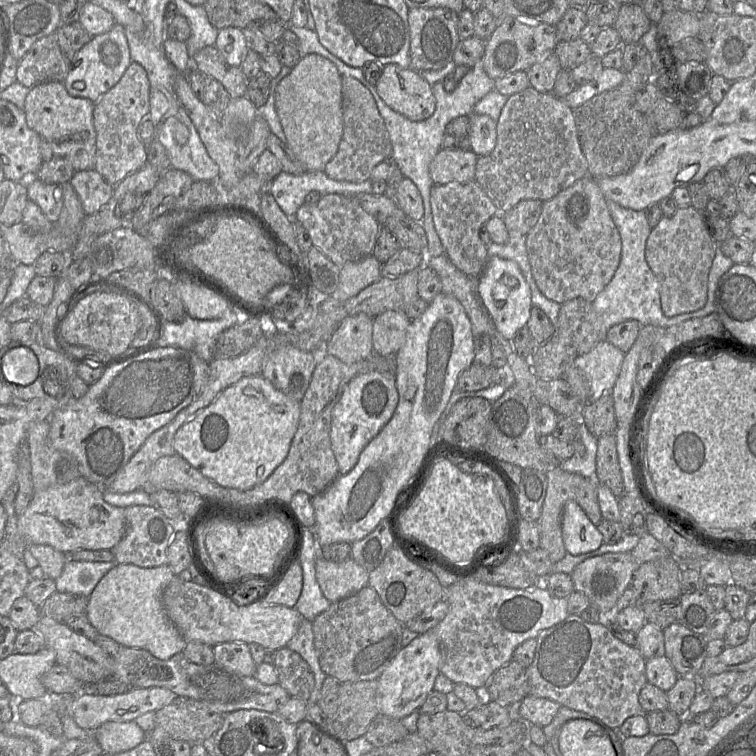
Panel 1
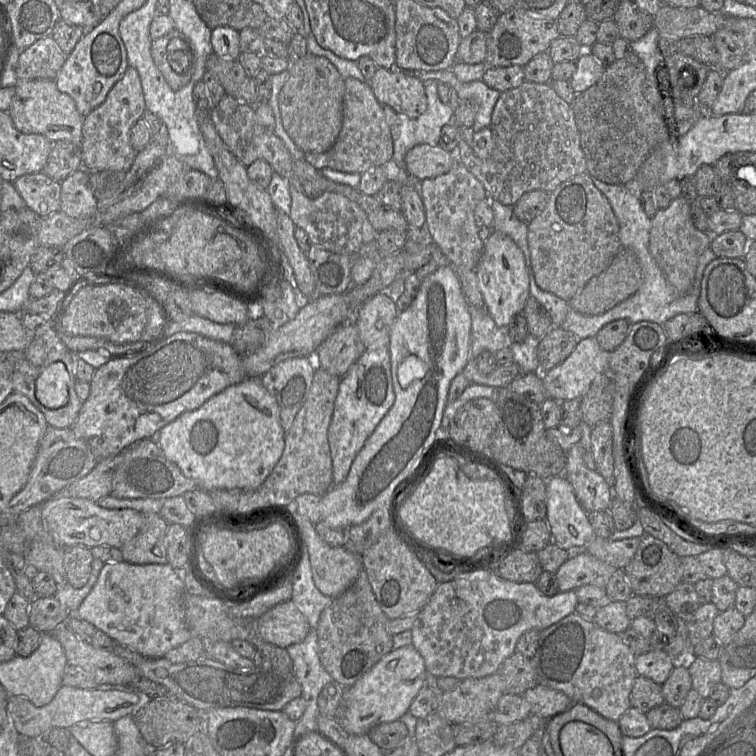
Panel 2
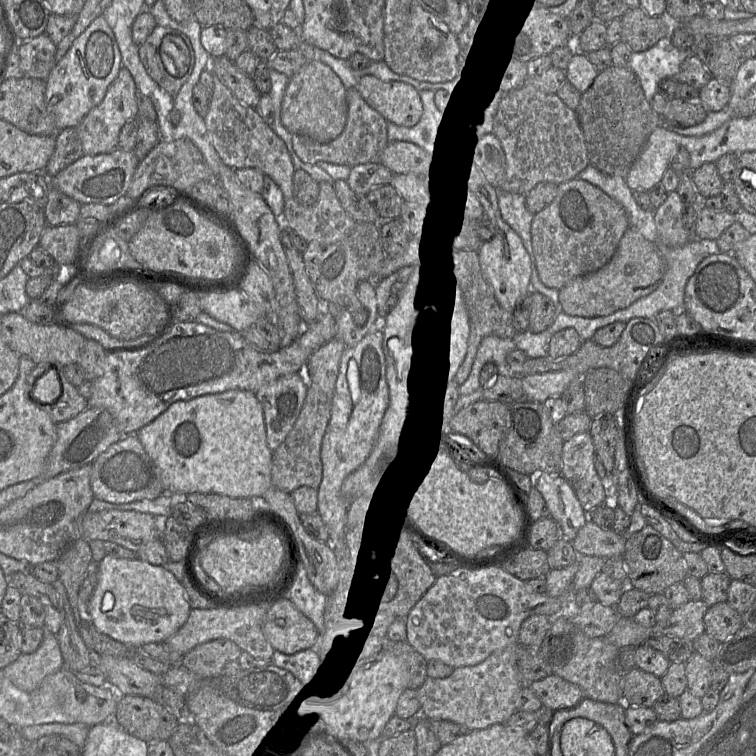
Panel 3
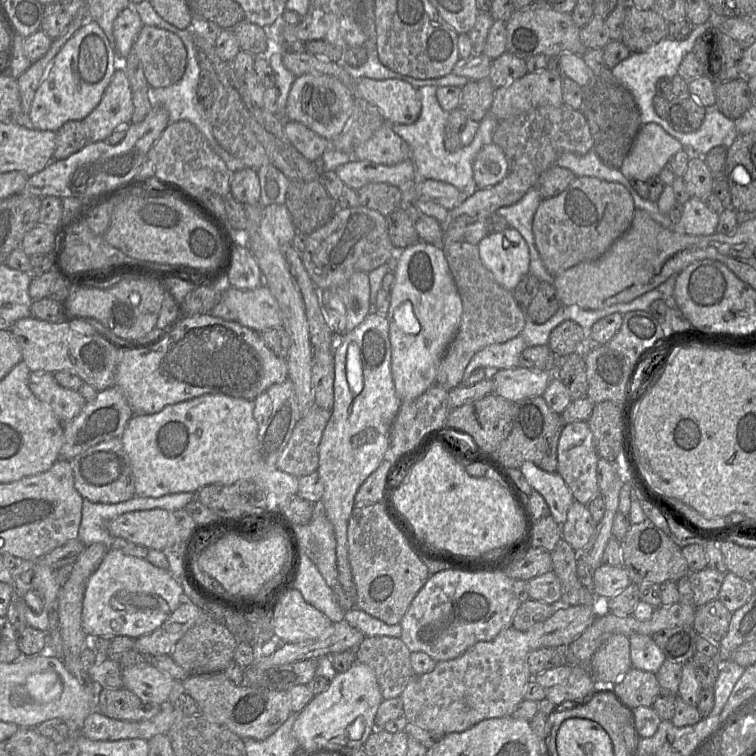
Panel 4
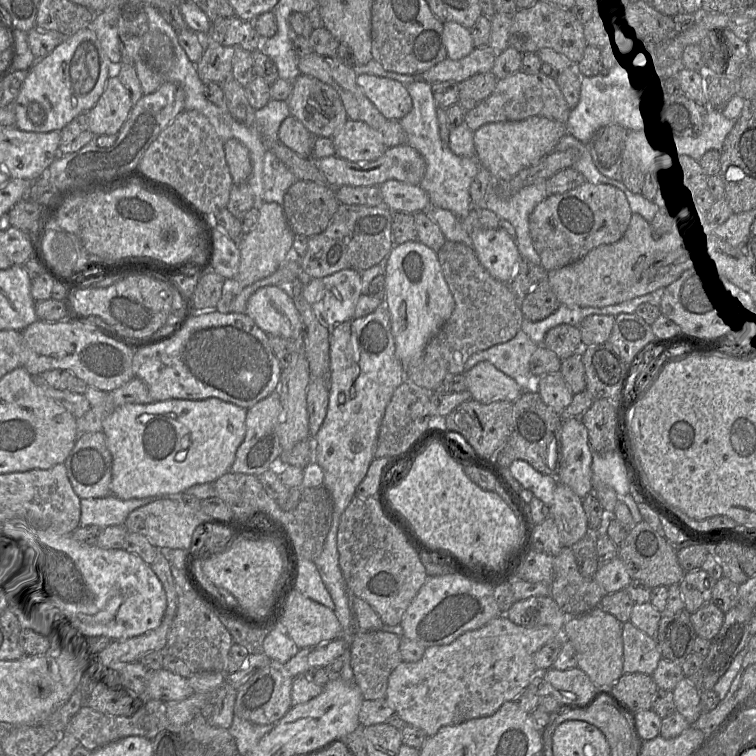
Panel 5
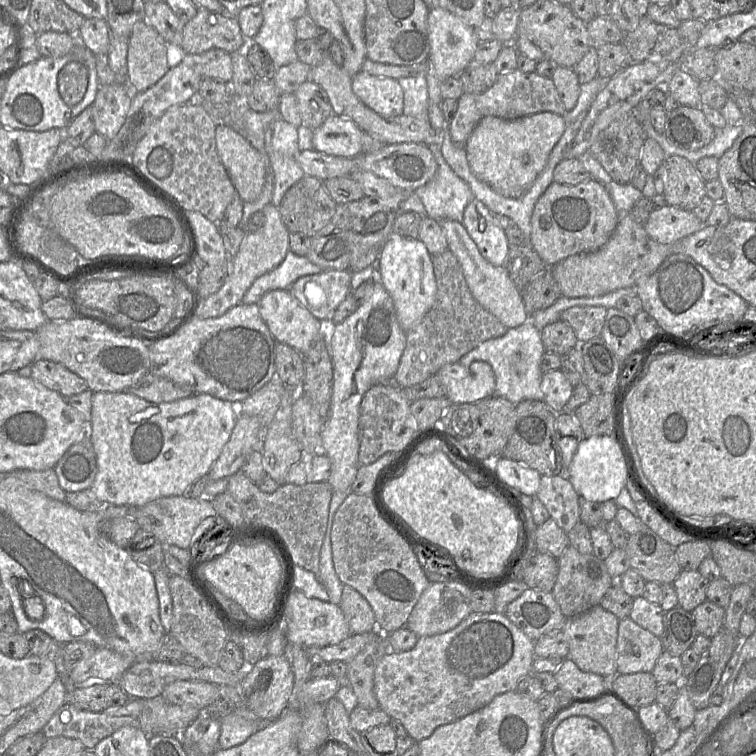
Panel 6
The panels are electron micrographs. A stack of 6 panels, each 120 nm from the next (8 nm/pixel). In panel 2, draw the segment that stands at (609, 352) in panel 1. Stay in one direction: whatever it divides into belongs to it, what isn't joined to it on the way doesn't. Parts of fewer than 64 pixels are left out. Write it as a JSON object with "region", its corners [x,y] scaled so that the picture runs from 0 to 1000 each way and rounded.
{"region":[[[788,446],[769,448],[743,480],[716,493],[729,528],[769,528],[791,497],[806,493],[806,466],[795,460]]]}

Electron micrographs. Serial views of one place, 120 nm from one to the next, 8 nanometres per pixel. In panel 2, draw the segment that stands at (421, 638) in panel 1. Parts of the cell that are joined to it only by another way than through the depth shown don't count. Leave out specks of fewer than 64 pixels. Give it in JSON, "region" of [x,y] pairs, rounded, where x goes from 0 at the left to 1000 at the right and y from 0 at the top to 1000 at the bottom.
{"region":[[[545,852],[520,858],[470,905],[456,909],[443,950],[462,972],[487,972],[493,962],[528,952],[540,942],[545,927],[562,906],[563,892],[562,874]]]}

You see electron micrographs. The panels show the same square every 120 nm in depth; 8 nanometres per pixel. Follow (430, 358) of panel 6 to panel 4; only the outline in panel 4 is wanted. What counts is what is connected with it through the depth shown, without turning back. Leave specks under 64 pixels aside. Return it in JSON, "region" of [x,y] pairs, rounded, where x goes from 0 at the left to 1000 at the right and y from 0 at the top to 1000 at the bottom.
{"region":[[[586,317],[583,329],[611,399],[606,439],[581,480],[574,507],[595,517],[611,507],[614,489],[631,466],[689,442],[696,427],[696,413],[685,405],[677,386],[663,380],[652,369],[639,351],[630,324]]]}

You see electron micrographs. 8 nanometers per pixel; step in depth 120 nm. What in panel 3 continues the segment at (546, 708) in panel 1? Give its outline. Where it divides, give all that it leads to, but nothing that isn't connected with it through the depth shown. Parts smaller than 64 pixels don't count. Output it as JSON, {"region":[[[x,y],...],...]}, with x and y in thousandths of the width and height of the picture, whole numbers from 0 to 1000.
{"region":[[[731,890],[701,906],[690,907],[700,907],[717,933],[731,940],[759,935],[771,923],[766,907]]]}

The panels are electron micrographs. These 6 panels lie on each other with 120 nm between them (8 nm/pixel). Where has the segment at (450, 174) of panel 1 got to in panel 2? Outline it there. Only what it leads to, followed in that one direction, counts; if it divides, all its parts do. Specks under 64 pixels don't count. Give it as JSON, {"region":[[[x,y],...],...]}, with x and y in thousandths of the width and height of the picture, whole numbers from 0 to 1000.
{"region":[[[553,190],[536,208],[536,224],[545,235],[575,235],[595,226],[604,209],[585,194]]]}

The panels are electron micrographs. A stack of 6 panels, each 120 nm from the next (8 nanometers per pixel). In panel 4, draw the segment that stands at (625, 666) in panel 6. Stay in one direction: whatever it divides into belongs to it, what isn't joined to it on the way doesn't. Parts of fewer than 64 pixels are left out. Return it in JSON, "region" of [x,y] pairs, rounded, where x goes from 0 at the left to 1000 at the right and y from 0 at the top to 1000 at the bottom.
{"region":[[[851,839],[833,840],[832,849],[836,882],[869,890],[881,869],[868,853],[862,841]]]}

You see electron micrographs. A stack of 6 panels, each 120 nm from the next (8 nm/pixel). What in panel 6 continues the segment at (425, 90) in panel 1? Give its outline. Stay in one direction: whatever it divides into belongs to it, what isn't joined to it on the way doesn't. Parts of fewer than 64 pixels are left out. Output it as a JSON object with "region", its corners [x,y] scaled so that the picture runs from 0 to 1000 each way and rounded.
{"region":[[[476,94],[466,102],[466,120],[485,142],[507,155],[533,151],[533,119],[525,104]]]}

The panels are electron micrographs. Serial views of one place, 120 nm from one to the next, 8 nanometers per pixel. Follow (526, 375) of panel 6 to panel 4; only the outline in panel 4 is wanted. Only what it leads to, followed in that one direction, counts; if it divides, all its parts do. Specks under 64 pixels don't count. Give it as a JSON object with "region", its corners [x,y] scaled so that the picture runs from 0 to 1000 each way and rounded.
{"region":[[[689,443],[667,454],[639,460],[624,472],[615,487],[611,505],[618,503],[634,487],[648,491],[684,487],[687,474],[696,460],[697,456]]]}

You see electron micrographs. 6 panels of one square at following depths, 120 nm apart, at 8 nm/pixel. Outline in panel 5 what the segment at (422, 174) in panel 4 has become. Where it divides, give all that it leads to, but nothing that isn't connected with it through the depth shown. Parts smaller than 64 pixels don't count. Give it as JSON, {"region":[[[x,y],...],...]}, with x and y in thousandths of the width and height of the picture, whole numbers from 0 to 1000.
{"region":[[[552,107],[538,111],[536,115],[545,131],[545,144],[528,161],[537,177],[537,190],[552,198],[563,216],[563,226],[554,246],[565,257],[569,275],[594,278],[606,288],[612,290],[626,276],[622,246],[636,221],[635,216],[630,204],[628,209],[604,206],[594,197],[593,192],[585,188],[577,151],[578,139],[570,111]]]}

